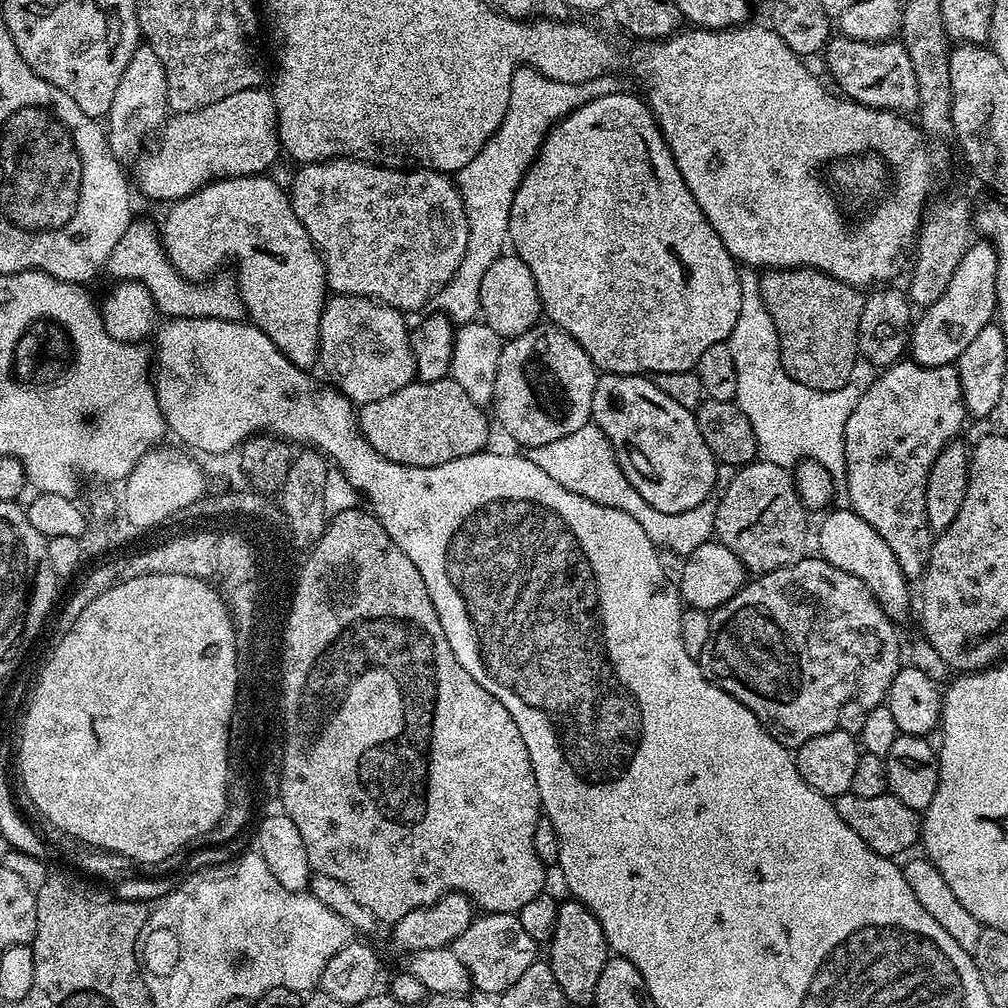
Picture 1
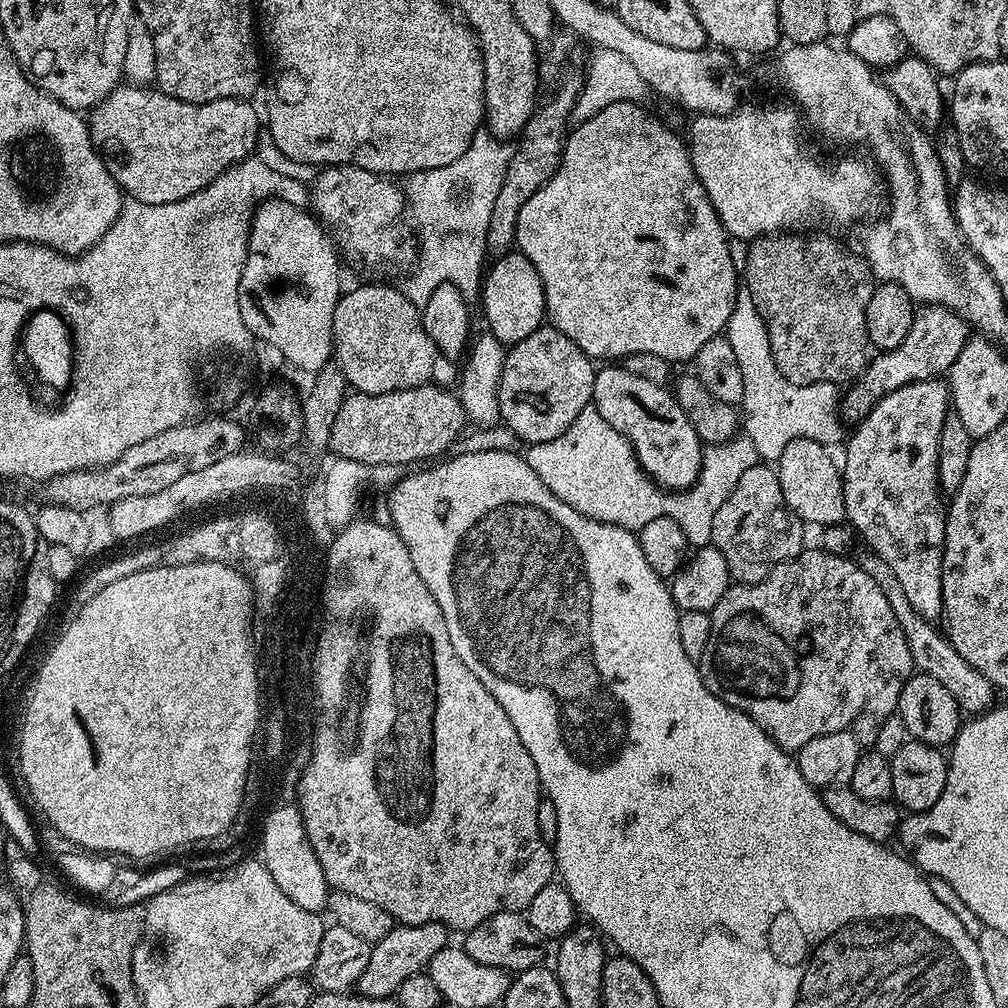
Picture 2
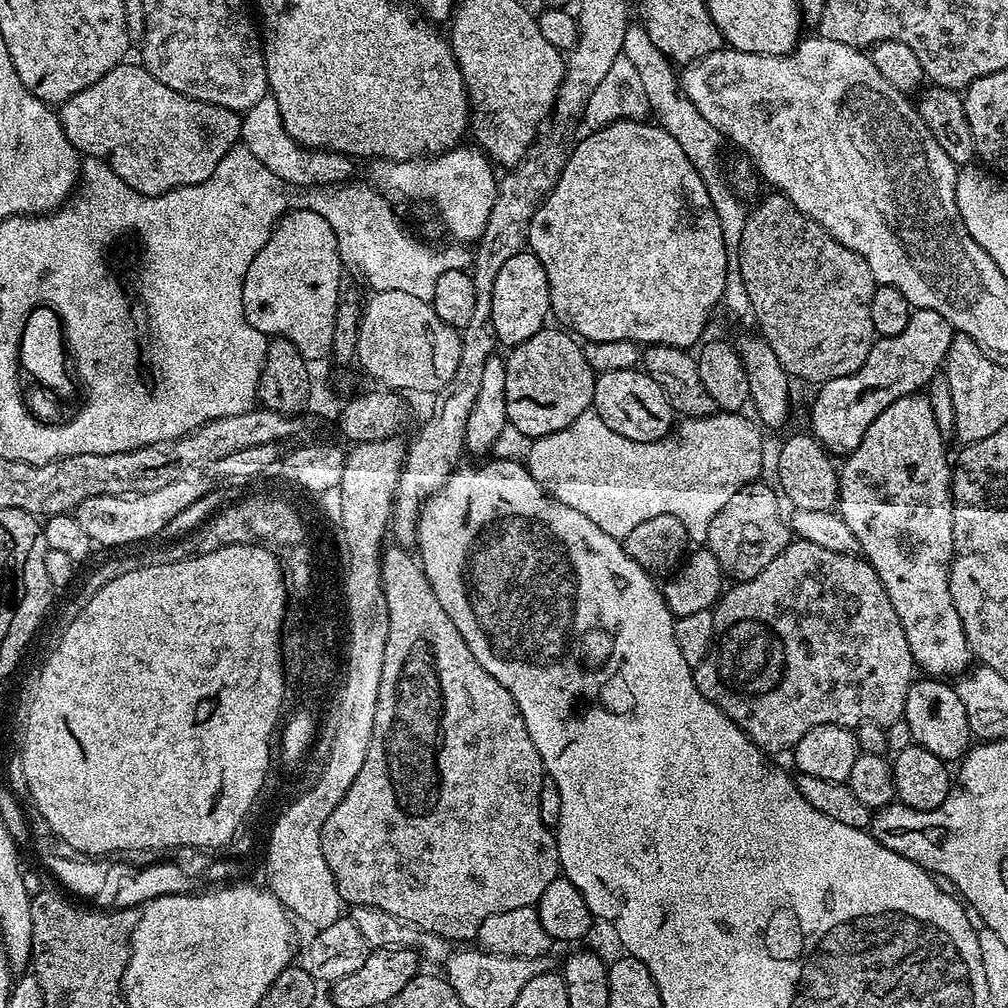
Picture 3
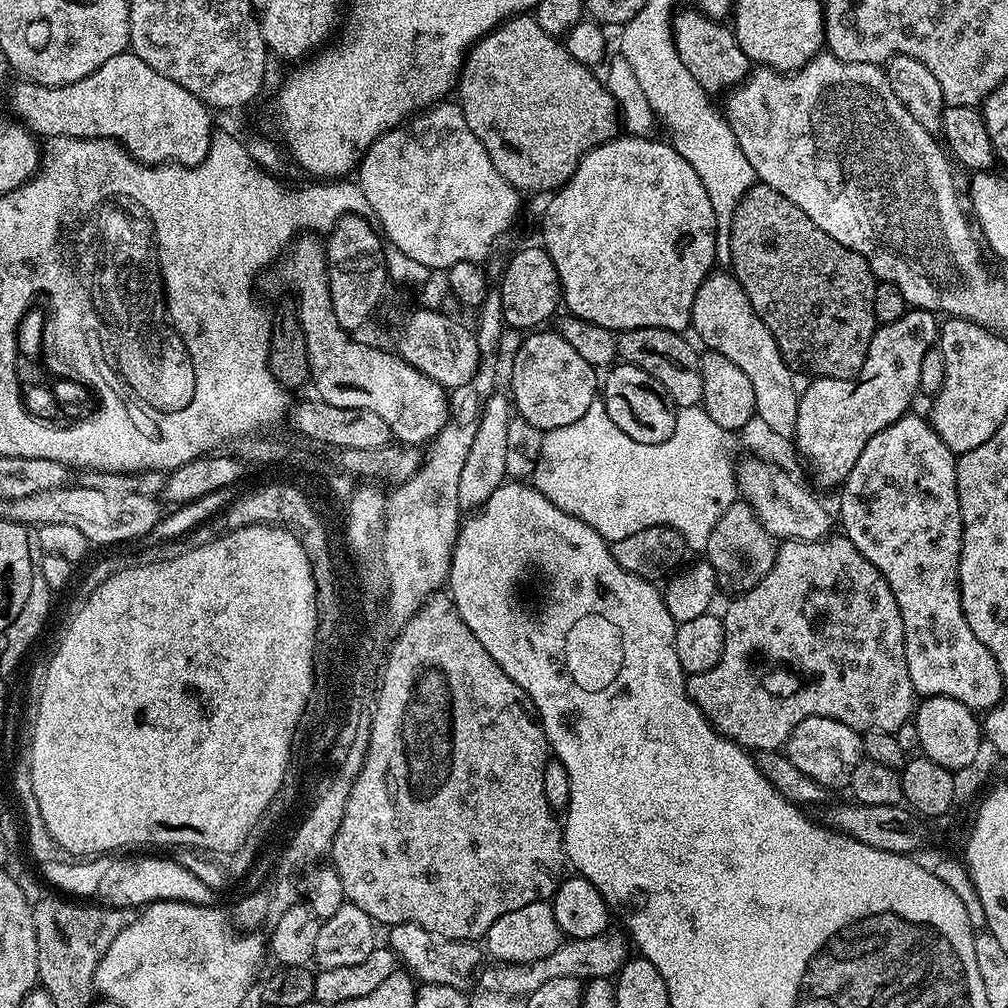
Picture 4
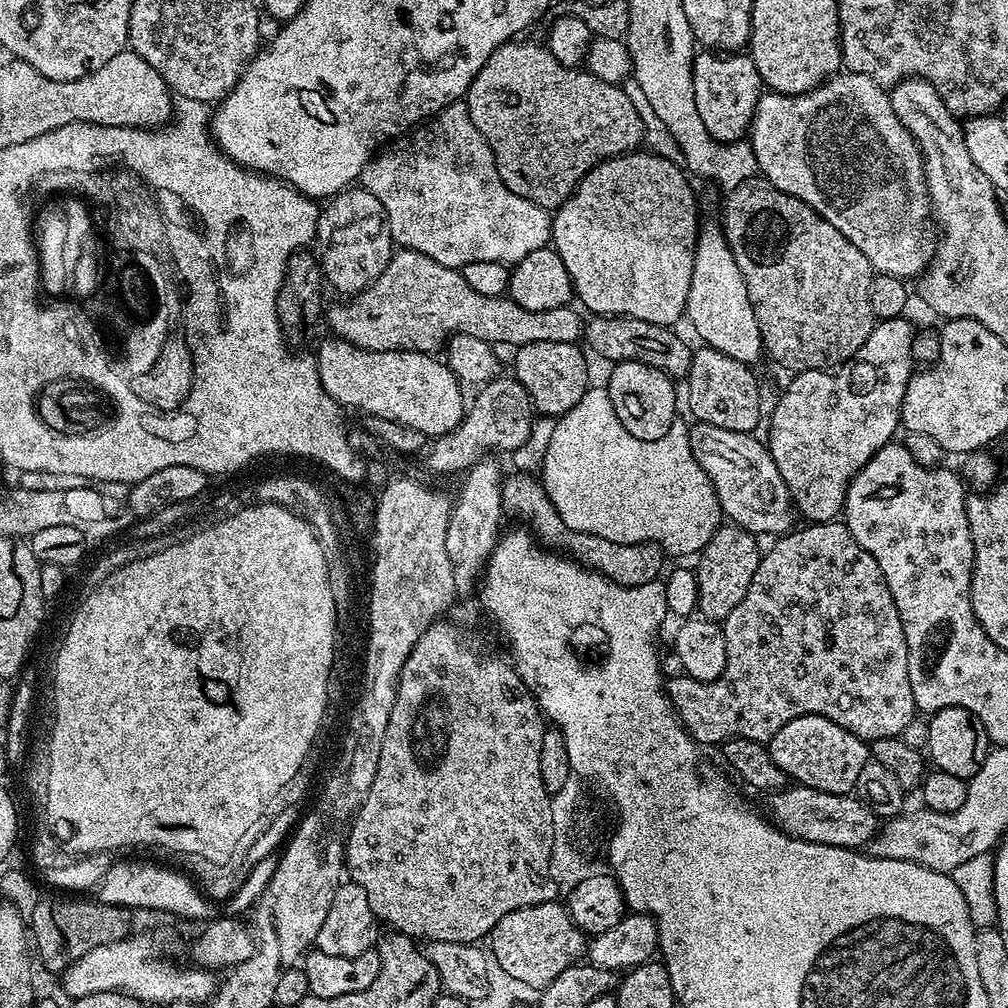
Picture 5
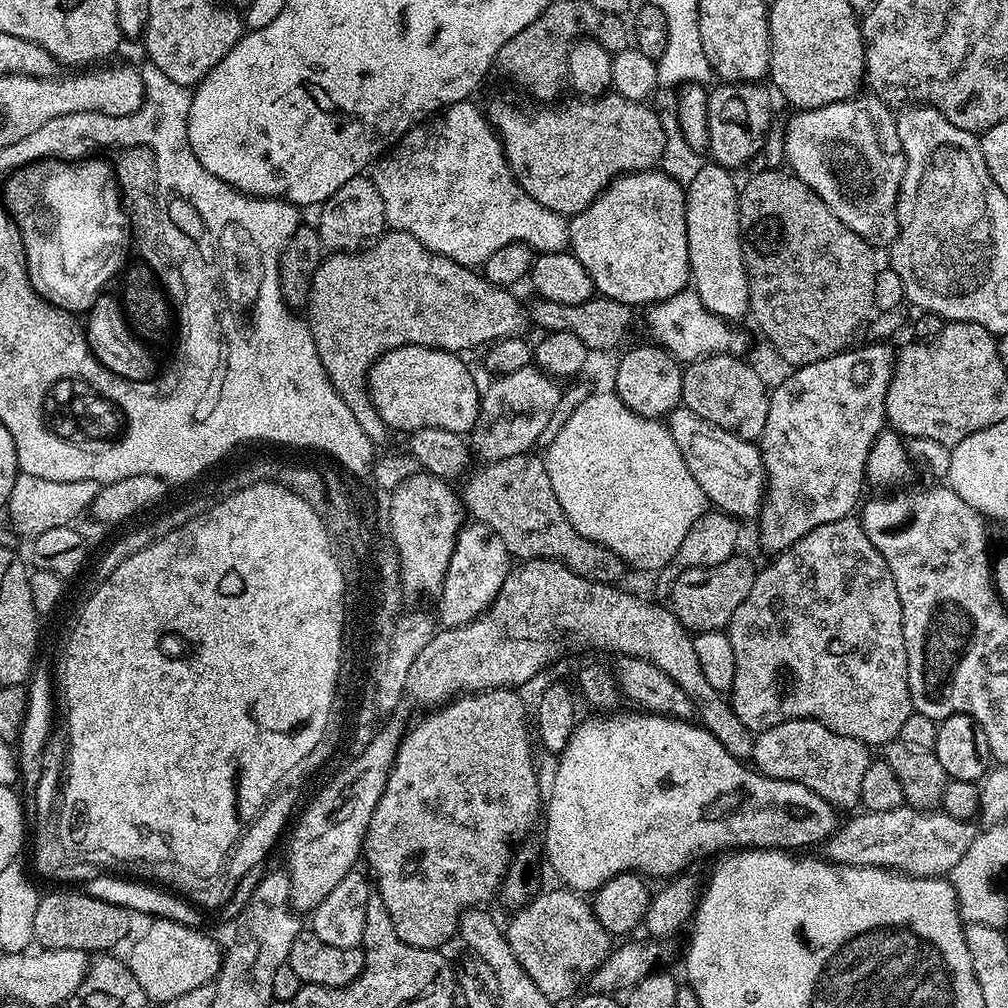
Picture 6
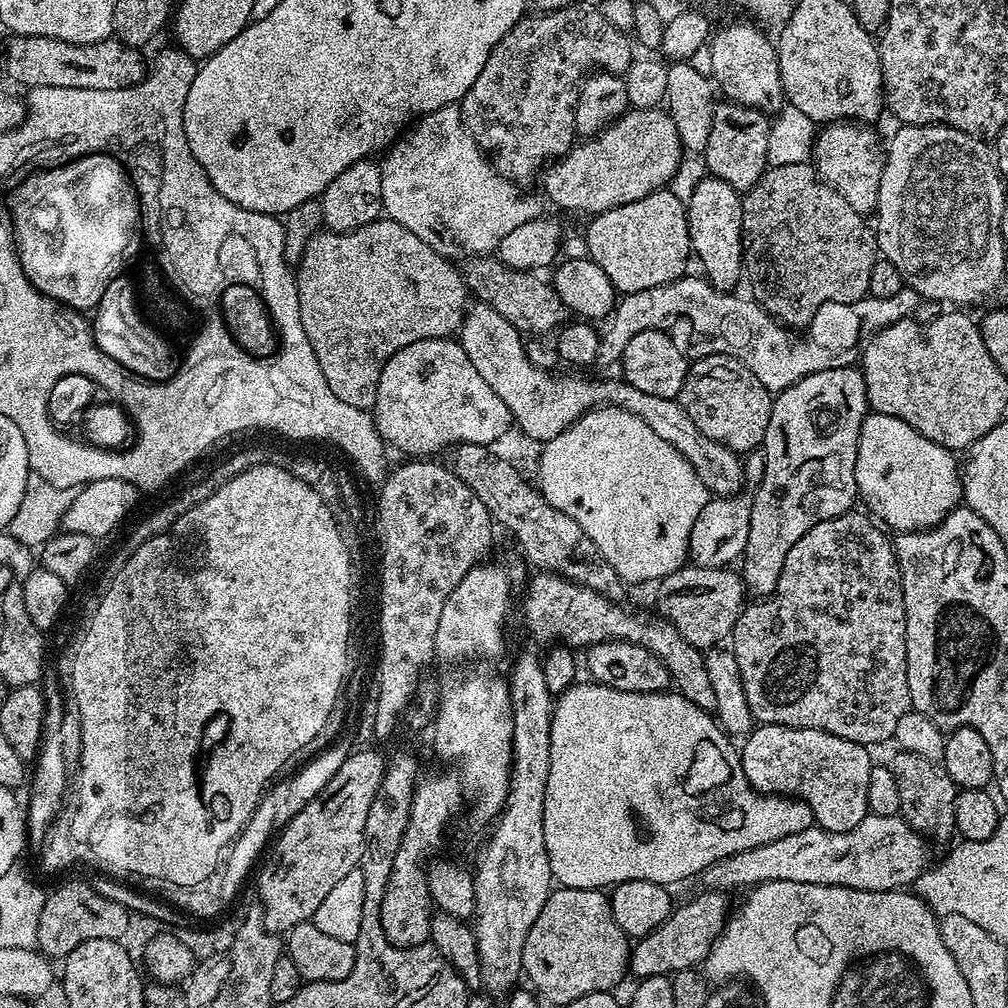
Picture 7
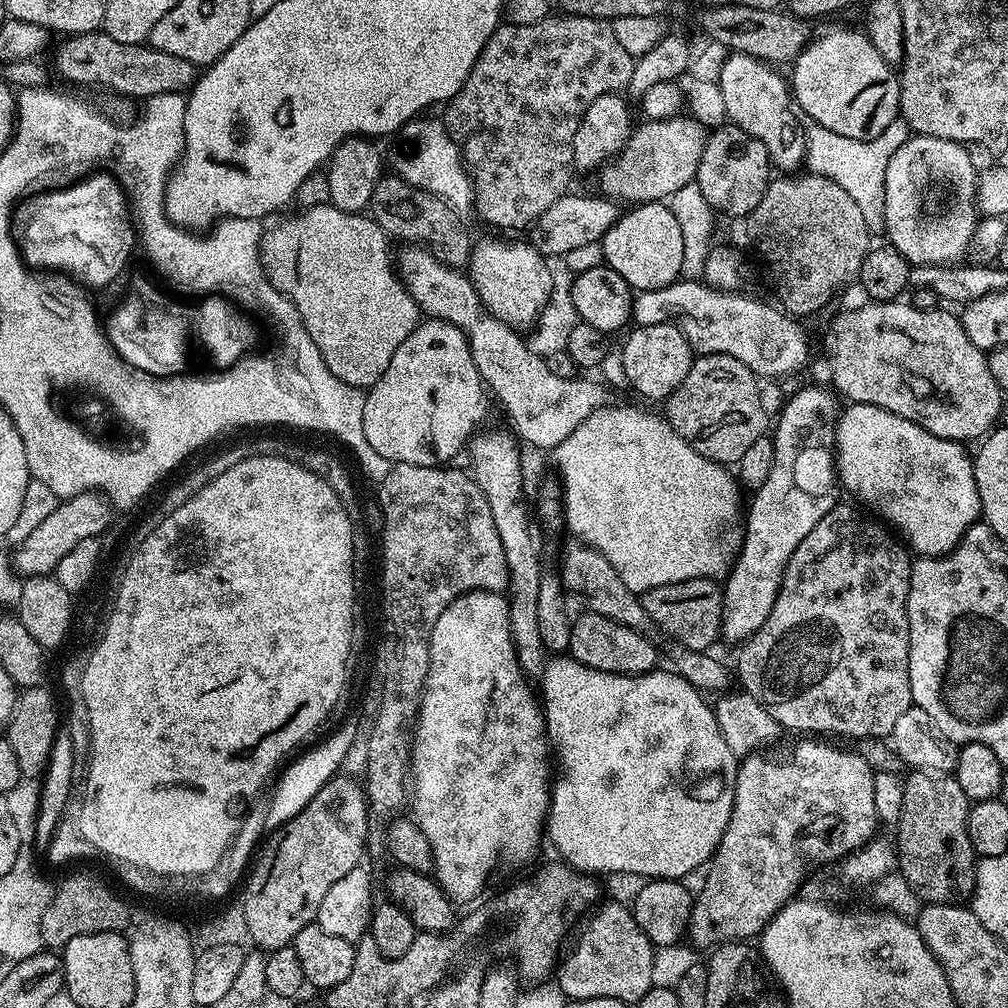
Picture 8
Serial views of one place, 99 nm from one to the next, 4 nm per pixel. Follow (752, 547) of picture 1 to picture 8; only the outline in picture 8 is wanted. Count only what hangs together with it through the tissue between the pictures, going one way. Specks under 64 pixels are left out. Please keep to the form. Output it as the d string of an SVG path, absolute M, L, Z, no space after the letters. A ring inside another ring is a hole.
M699 576L677 584L663 584L640 596L641 604L660 627L665 637L671 638L690 651L708 652L715 640L721 639L720 623L724 613L724 593L715 579Z

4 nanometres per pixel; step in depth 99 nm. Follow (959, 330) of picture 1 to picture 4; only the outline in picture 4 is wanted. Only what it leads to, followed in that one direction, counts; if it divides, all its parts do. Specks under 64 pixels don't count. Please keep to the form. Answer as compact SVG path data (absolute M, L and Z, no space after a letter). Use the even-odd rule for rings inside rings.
M909 307L898 322L881 324L877 327L866 354L866 362L857 376L850 380L835 380L825 376L813 379L808 389L799 393L797 402L797 424L794 435L794 448L806 463L812 467L816 480L822 487L828 488L831 484L843 485L844 480L854 470L854 462L858 462L858 454L866 450L866 442L874 438L886 426L902 418L911 408L912 399L920 392L918 373L921 371L922 358L928 348L933 347L938 340L938 320L931 312L921 308Z

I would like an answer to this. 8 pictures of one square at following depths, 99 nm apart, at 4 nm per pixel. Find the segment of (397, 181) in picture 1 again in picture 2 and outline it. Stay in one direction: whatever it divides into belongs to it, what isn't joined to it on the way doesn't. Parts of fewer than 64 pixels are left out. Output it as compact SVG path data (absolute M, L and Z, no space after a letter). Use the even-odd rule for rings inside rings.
M353 164L328 166L314 181L310 204L315 215L334 233L345 257L353 256L366 267L376 268L379 264L390 263L399 254L396 219L405 215L406 197L395 179L362 170Z

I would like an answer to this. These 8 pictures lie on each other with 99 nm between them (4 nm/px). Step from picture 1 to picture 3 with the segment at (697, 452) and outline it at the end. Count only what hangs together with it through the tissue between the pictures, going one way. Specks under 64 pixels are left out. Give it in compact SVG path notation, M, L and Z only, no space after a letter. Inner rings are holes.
M636 368L599 373L594 386L592 407L602 418L602 422L610 426L610 430L634 442L654 444L665 439L674 428L672 404L662 386L658 386L658 382L654 382L654 378L650 378L647 372Z

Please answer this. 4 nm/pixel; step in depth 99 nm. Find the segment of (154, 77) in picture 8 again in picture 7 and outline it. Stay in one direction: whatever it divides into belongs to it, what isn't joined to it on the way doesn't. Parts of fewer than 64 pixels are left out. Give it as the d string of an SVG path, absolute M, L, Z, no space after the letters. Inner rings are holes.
M13 35L11 39L4 52L4 68L10 79L28 88L62 86L74 90L122 90L142 83L150 71L143 51L122 43L119 38L93 44L75 44L45 36Z

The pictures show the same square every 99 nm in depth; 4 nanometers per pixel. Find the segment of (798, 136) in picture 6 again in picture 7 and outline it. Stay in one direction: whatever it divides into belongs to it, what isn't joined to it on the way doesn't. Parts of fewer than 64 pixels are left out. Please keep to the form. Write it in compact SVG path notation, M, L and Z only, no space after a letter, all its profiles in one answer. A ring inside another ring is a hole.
M837 122L827 125L824 132L815 137L815 147L819 147L814 159L814 167L827 183L840 192L854 210L862 214L875 209L878 204L878 190L880 189L880 175L884 169L882 144L876 141L871 127L857 126L852 122Z

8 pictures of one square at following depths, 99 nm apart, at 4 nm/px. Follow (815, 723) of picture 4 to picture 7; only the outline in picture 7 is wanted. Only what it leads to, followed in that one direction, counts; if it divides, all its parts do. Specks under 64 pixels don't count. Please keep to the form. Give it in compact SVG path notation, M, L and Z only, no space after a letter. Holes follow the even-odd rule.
M762 724L753 727L743 737L744 749L739 749L740 765L750 787L761 794L791 796L804 800L810 806L812 819L826 831L852 831L863 819L870 815L866 802L866 786L870 783L870 770L874 760L868 757L869 749L862 744L855 744L846 738L826 734L813 728L787 728L781 724Z

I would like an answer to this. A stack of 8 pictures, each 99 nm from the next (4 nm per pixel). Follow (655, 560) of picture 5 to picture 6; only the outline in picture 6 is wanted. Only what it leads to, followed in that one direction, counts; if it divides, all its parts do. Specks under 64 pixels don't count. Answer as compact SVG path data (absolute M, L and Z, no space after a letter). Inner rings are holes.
M524 452L481 465L482 468L467 480L464 488L461 487L461 500L465 509L475 521L492 528L502 538L509 555L515 559L561 560L568 568L588 580L598 581L600 584L619 583L626 571L624 560L618 558L610 549L596 544L574 530L557 494L554 493L543 457L535 454Z

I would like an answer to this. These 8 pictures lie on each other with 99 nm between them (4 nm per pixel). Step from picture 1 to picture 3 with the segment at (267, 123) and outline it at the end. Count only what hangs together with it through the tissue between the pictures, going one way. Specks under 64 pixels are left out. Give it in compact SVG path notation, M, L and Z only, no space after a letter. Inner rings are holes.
M128 63L114 65L94 86L86 86L86 90L80 90L74 98L59 105L58 115L66 138L70 138L77 152L108 164L126 186L143 196L164 198L175 188L206 182L206 178L214 174L214 166L226 158L231 148L237 147L241 139L241 113L178 94L178 90L162 86L162 82L139 63Z

